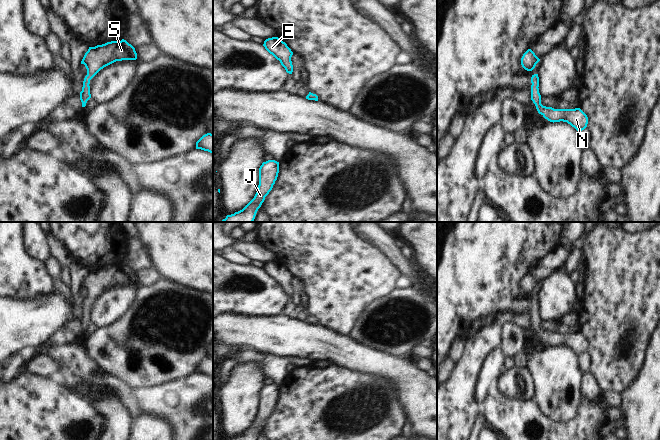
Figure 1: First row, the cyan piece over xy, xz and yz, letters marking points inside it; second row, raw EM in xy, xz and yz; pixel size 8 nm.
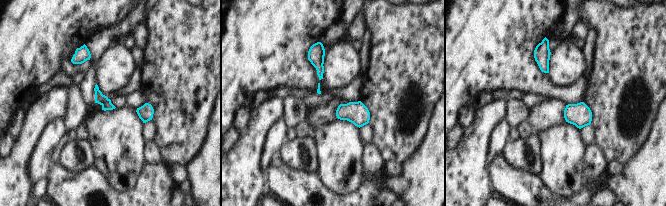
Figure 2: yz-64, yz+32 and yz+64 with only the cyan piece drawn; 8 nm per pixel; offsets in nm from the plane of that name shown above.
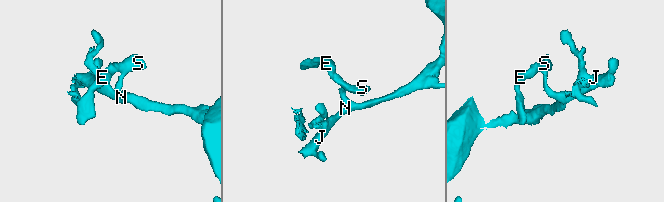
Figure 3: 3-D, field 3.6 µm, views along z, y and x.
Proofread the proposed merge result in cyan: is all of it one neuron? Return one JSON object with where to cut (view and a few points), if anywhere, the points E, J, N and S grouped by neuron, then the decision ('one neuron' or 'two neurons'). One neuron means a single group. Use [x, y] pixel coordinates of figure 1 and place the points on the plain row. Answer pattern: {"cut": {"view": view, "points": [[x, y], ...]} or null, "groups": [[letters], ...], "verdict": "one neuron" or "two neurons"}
{"cut": null, "groups": [["E", "J", "N", "S"]], "verdict": "one neuron"}

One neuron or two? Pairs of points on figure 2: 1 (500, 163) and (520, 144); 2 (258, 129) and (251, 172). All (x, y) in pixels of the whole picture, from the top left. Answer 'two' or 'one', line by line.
1: two
2: one

